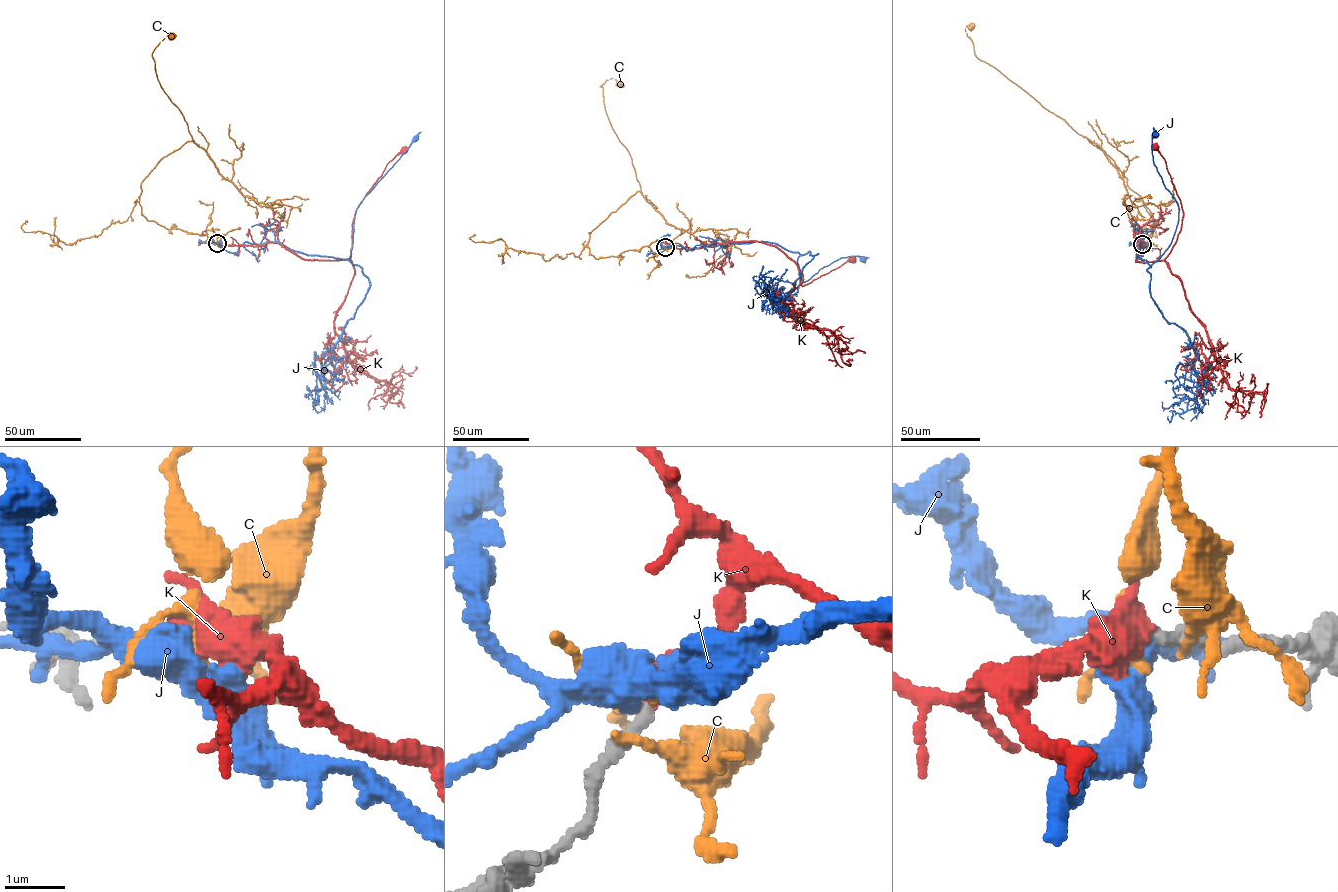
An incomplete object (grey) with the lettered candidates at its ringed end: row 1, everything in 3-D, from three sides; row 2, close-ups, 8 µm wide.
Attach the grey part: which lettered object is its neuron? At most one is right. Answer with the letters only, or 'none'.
K

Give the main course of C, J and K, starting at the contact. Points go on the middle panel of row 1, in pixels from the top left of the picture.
C: (665, 248), (657, 240), (596, 259), (587, 247), (589, 232), (640, 190), (600, 86), (611, 78), (619, 84)
J: (665, 247), (773, 242), (799, 253), (804, 282), (840, 258), (863, 259)
K: (665, 247), (760, 241), (777, 246), (796, 263), (803, 286), (852, 259)

